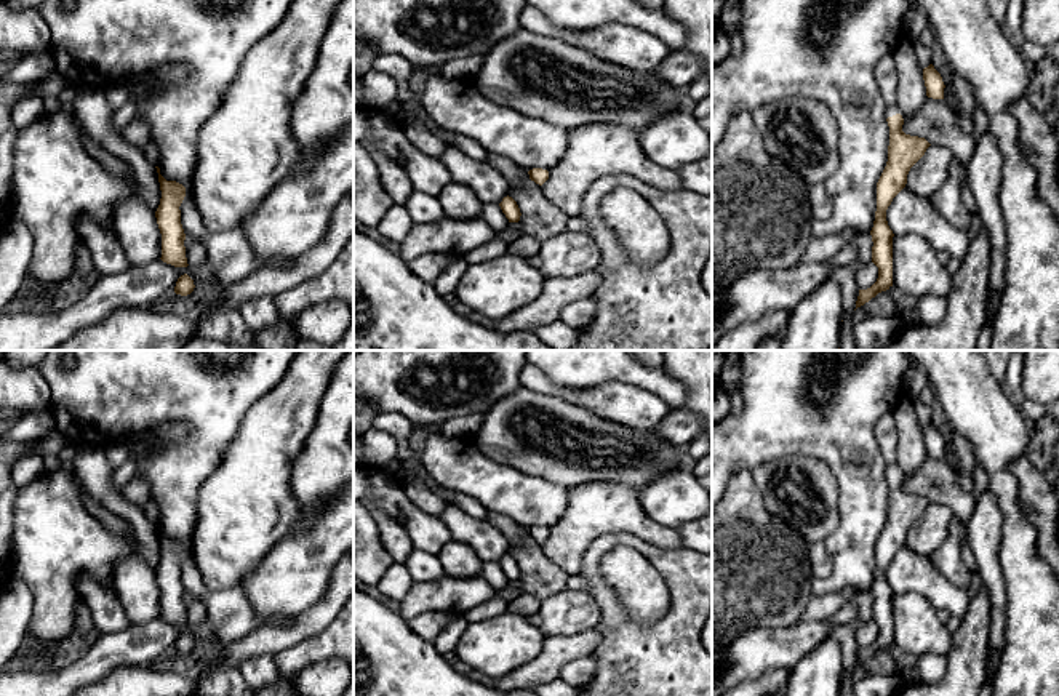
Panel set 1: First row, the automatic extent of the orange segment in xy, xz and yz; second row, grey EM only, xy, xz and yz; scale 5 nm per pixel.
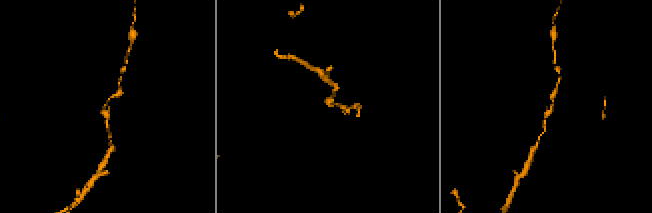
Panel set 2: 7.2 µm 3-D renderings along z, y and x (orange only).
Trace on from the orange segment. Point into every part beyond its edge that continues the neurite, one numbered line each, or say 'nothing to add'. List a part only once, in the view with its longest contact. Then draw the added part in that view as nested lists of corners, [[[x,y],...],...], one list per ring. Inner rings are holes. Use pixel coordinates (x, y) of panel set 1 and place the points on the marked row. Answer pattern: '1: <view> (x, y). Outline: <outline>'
1: yz (885, 72). Outline: [[[888,53],[880,59],[875,67],[875,80],[881,91],[881,96],[886,102],[886,117],[893,117],[899,114],[899,107],[896,102],[897,94],[897,69],[894,62],[894,54]]]

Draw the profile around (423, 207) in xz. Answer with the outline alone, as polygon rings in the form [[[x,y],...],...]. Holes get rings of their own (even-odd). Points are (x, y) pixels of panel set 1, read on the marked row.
[[[414,190],[405,203],[414,224],[432,222],[445,218],[443,206],[437,195]]]

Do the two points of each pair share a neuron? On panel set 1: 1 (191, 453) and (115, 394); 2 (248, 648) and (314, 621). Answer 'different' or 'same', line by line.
1: same
2: same

